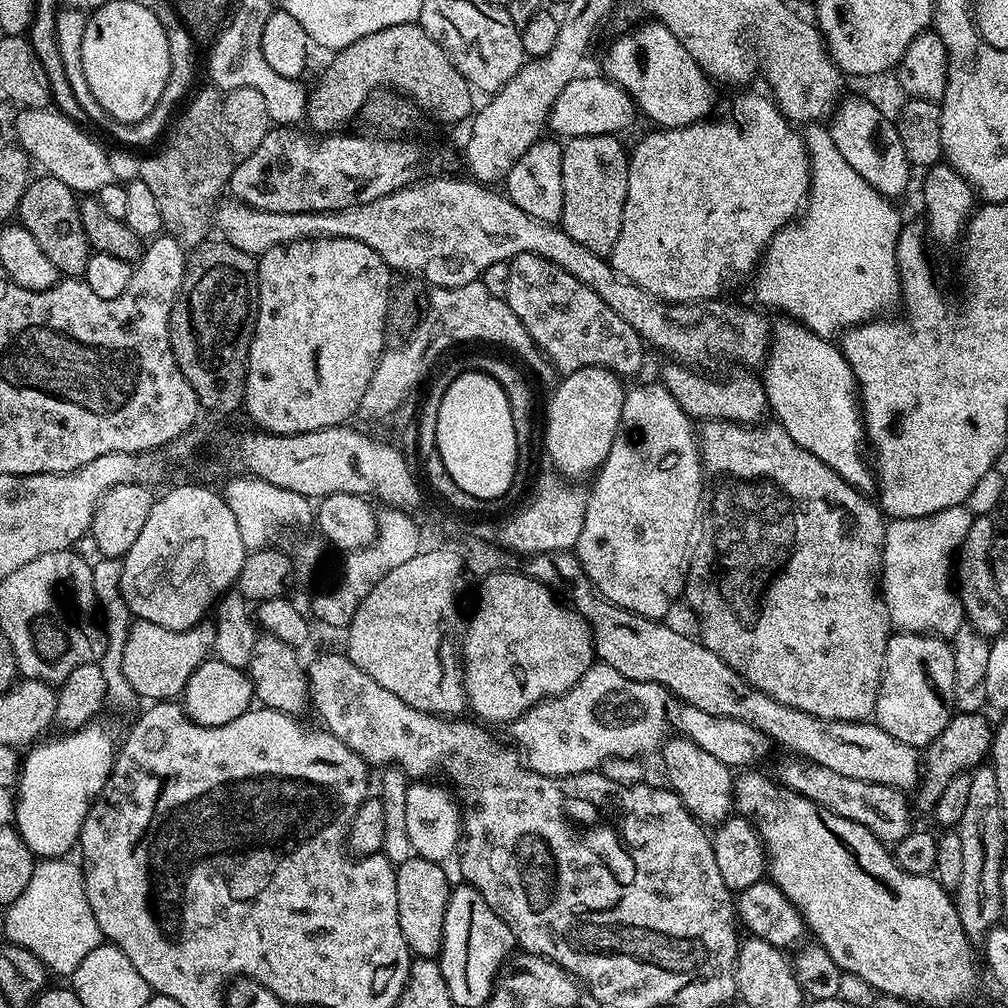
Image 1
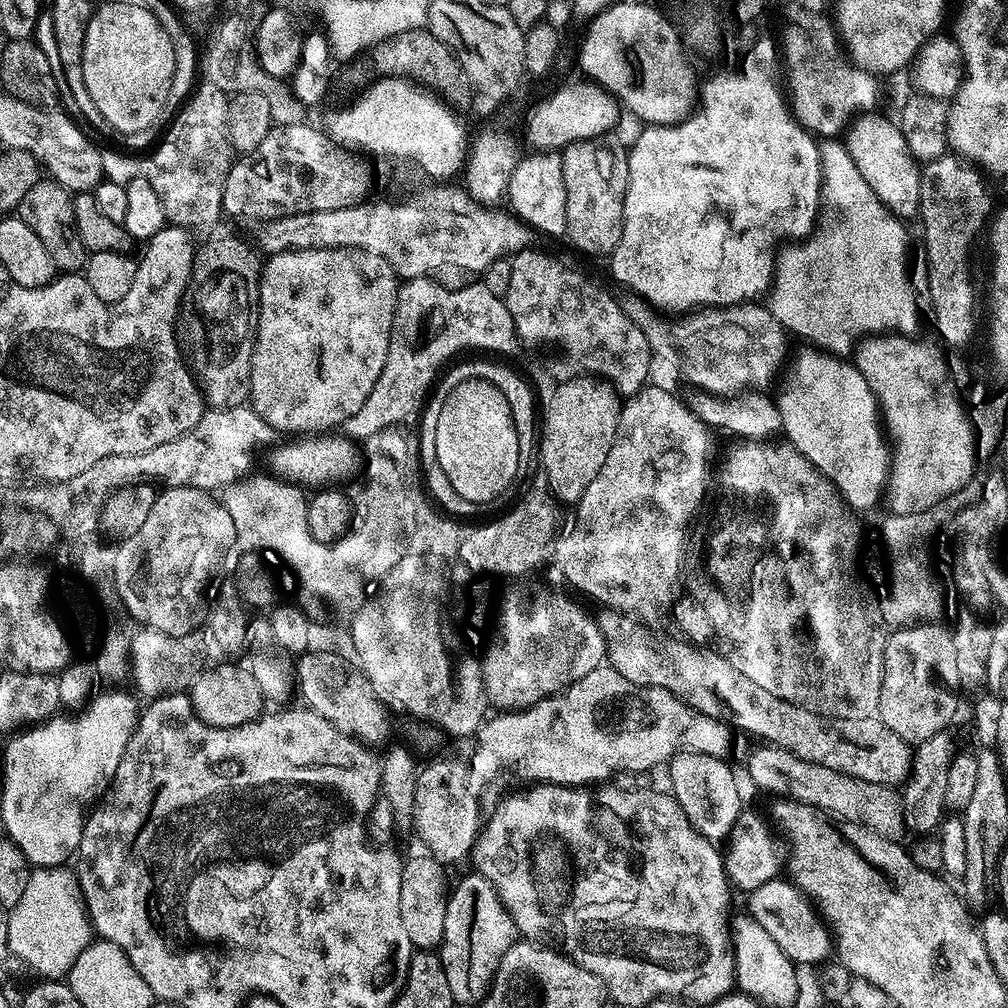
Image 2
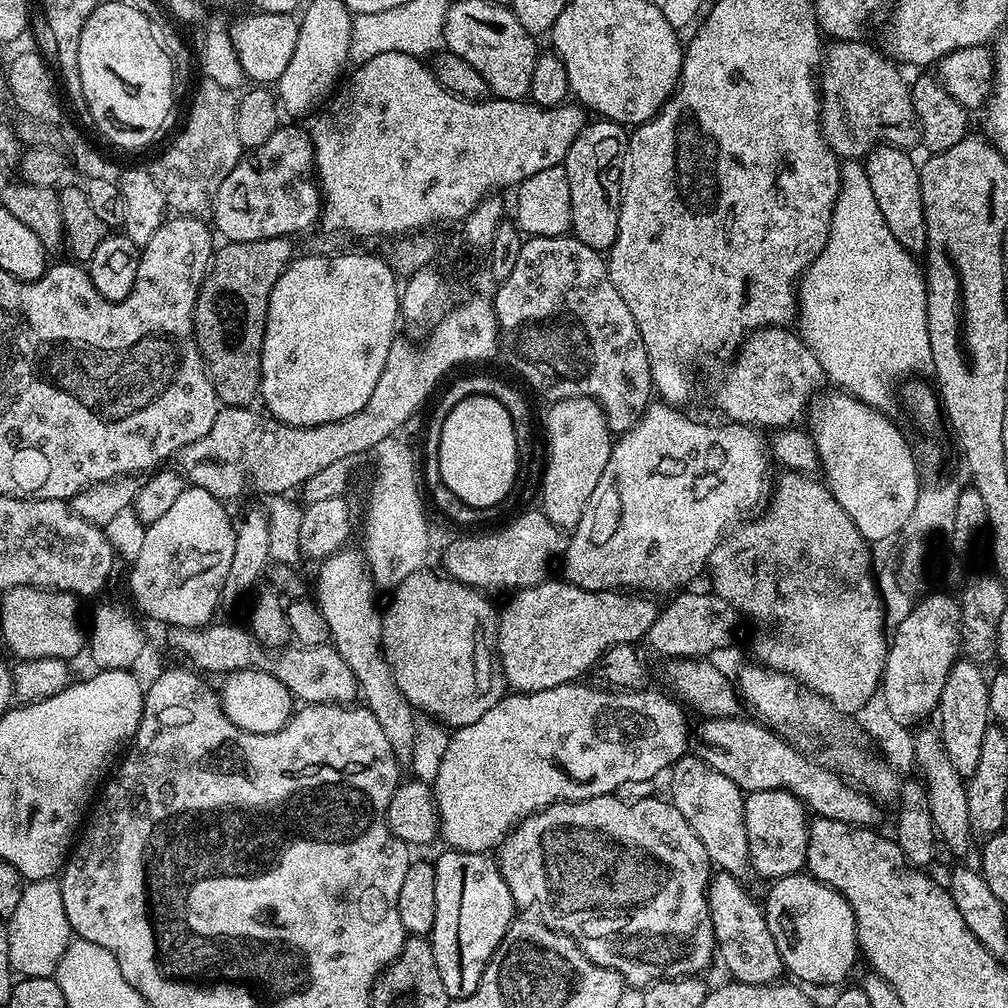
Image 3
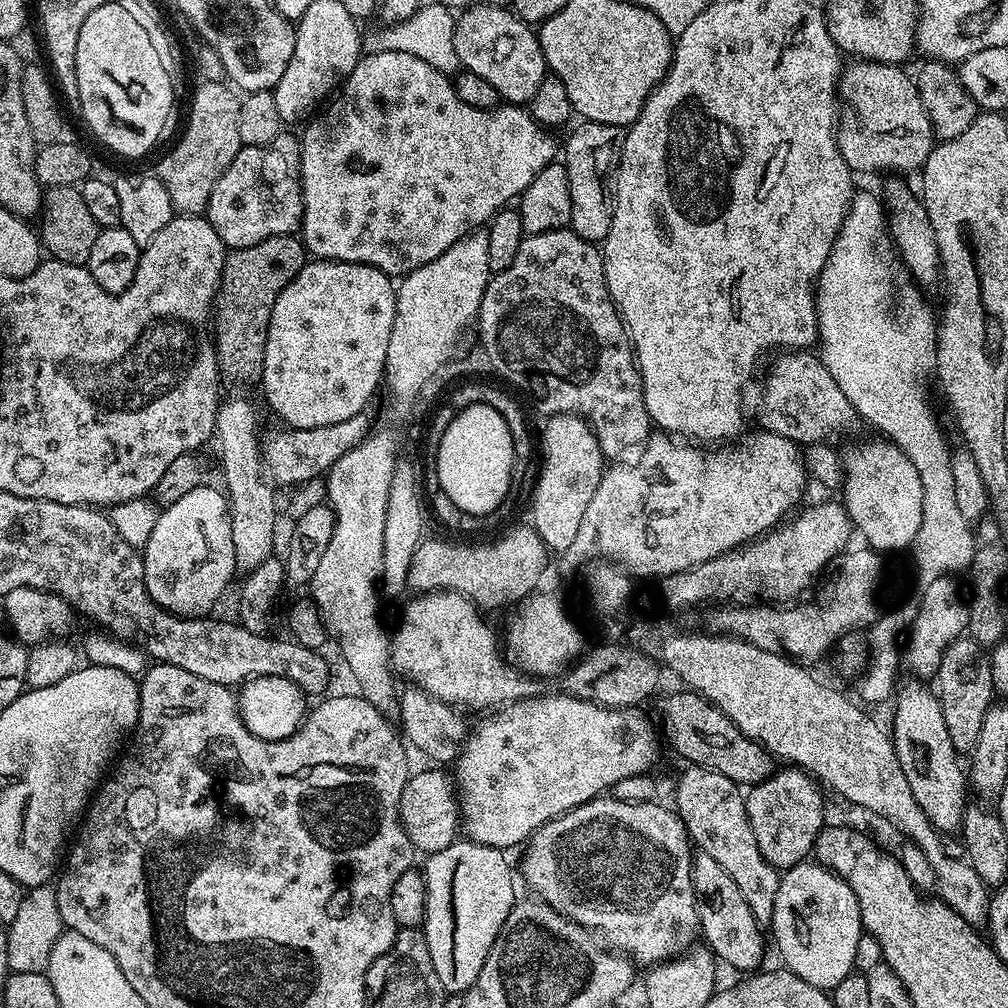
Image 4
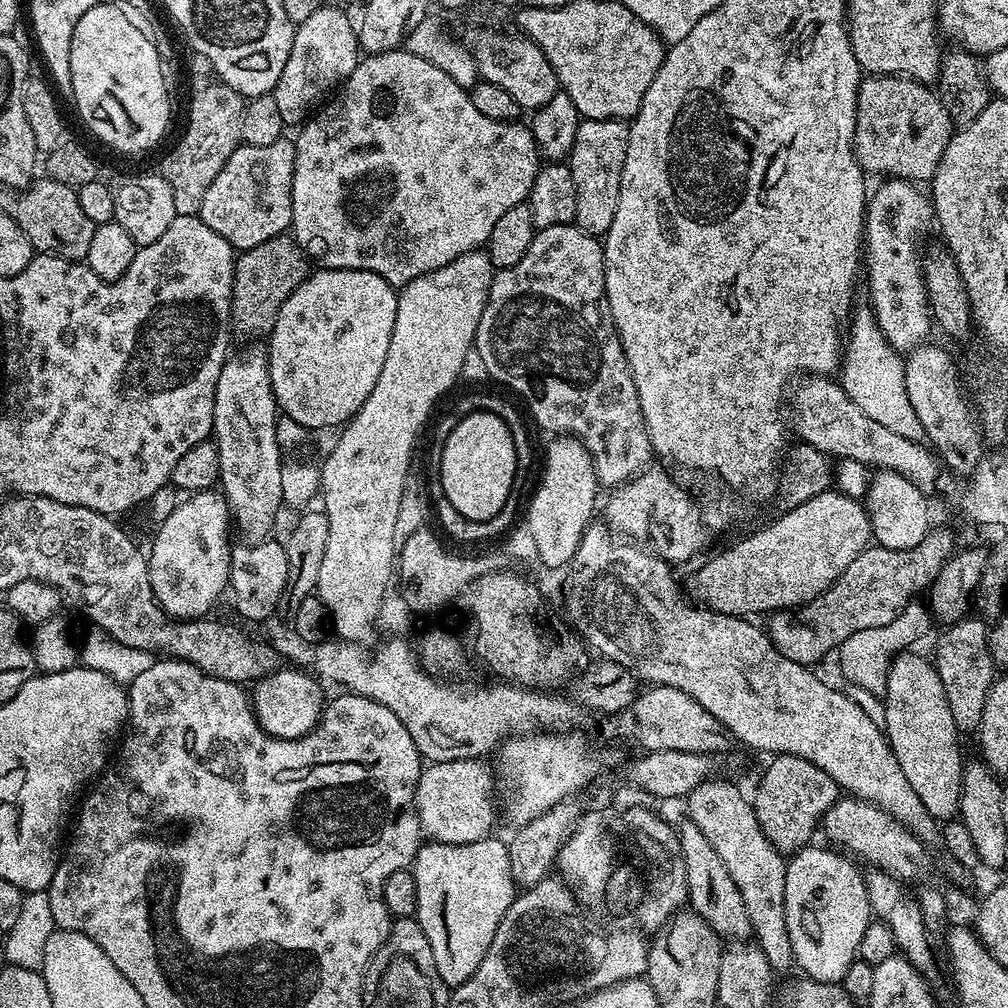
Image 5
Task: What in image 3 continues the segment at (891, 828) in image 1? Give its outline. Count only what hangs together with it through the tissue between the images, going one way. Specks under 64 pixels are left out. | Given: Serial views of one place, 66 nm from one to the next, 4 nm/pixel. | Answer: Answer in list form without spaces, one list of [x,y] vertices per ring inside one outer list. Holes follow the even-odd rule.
[[[735,716],[701,719],[700,729],[694,732],[695,743],[696,740],[700,743],[700,759],[718,770],[718,774],[726,774],[726,778],[730,778],[730,782],[737,784],[745,794],[762,790],[786,790],[793,792],[809,813],[816,816],[853,826],[876,826],[880,820],[881,805],[863,787],[853,784],[827,763],[819,764],[803,756],[793,743],[771,727],[755,719],[744,719]]]

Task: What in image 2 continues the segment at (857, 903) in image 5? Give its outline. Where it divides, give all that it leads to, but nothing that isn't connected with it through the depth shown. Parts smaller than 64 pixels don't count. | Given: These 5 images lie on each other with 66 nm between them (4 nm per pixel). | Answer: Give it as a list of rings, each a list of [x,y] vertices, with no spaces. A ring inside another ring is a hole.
[[[777,878],[766,882],[766,886],[758,886],[758,890],[747,893],[747,911],[756,919],[758,926],[782,946],[782,954],[791,958],[792,963],[801,966],[810,964],[815,966],[823,965],[823,960],[827,958],[828,951],[834,948],[834,936],[824,925],[825,917],[818,913],[817,905],[808,898],[791,879]]]

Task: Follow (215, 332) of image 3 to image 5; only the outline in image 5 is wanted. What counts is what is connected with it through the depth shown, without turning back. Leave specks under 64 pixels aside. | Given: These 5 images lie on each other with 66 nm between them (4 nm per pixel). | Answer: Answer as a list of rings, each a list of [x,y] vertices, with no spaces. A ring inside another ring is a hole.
[[[291,235],[275,236],[237,255],[232,287],[232,327],[248,338],[267,337],[278,310],[290,294],[310,275],[310,261]]]

